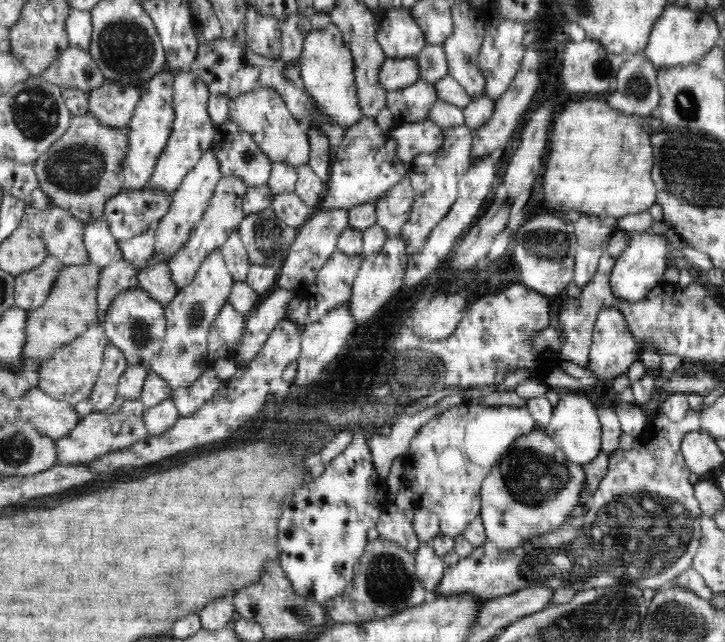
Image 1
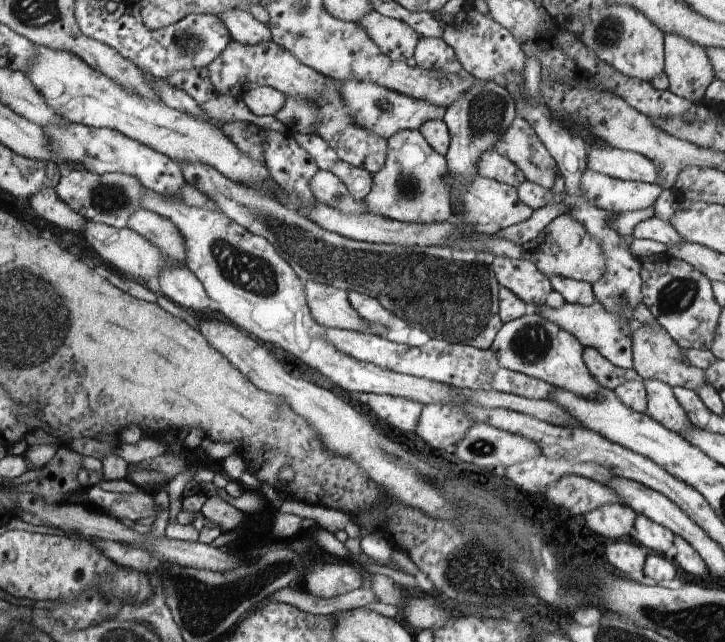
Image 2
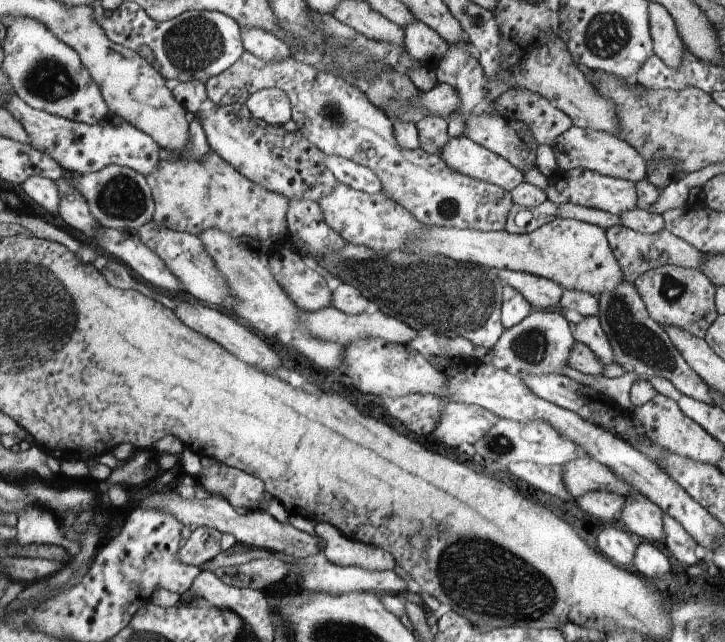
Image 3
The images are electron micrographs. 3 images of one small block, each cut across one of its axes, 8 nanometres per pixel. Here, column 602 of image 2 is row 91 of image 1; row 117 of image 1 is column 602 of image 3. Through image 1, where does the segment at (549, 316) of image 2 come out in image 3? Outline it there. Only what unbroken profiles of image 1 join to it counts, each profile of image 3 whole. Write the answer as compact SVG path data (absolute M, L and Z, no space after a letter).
M597 316L584 317L574 326L573 338L590 348L604 365L615 363L615 355Z

